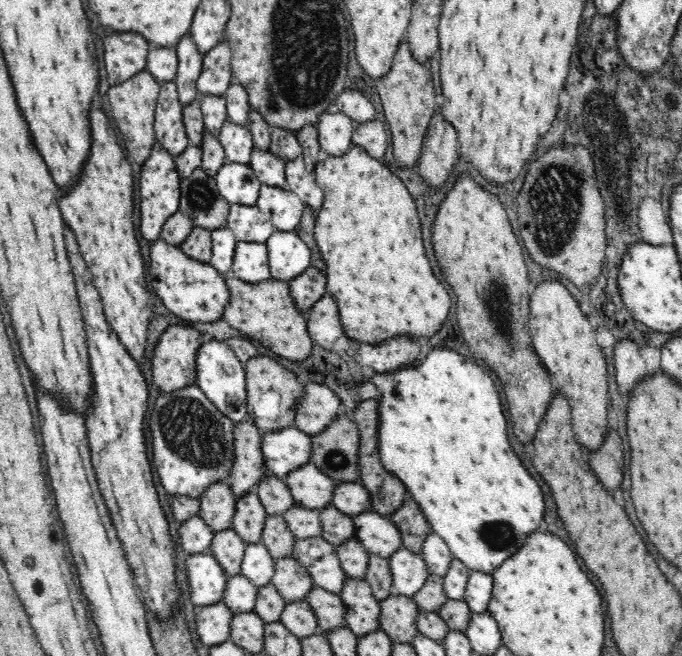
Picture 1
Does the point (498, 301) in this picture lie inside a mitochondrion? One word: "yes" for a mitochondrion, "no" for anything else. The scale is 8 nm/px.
yes

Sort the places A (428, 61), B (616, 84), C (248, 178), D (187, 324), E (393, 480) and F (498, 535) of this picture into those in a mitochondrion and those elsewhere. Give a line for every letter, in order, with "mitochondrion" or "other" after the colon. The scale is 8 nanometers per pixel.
A: other
B: mitochondrion
C: other
D: other
E: other
F: mitochondrion

